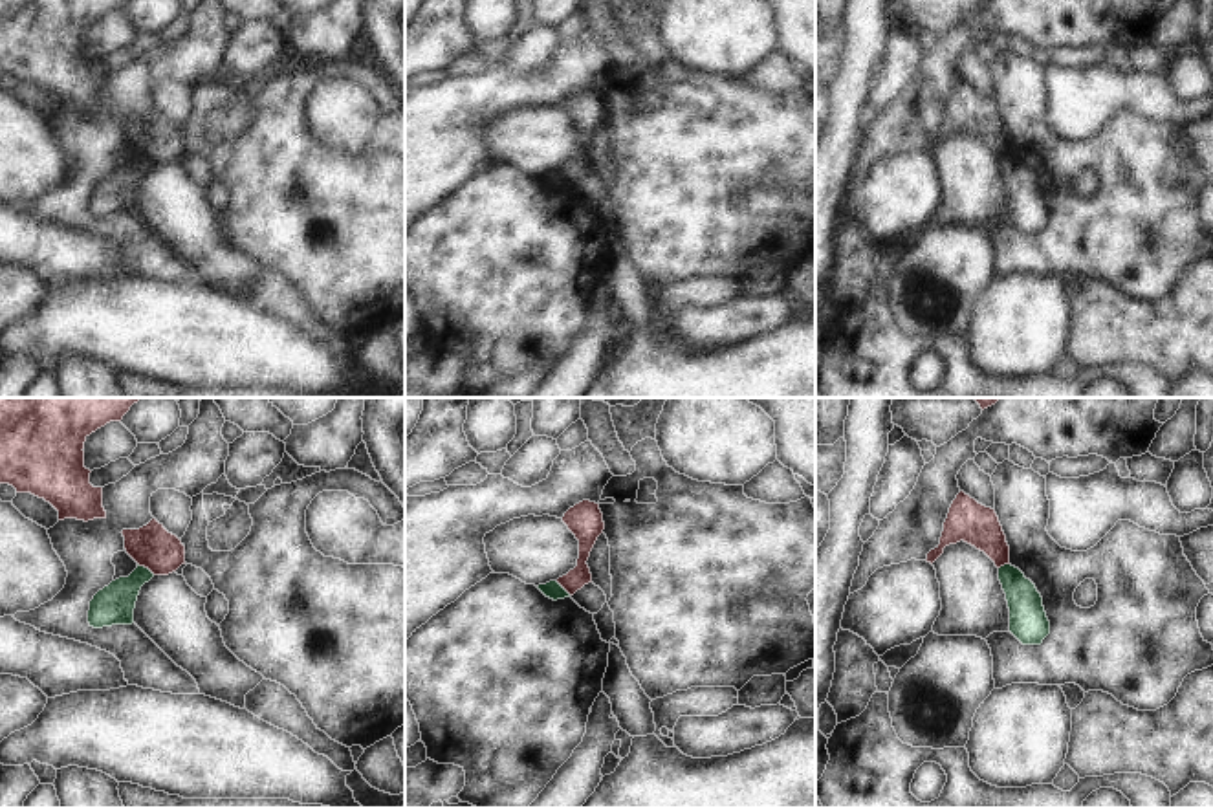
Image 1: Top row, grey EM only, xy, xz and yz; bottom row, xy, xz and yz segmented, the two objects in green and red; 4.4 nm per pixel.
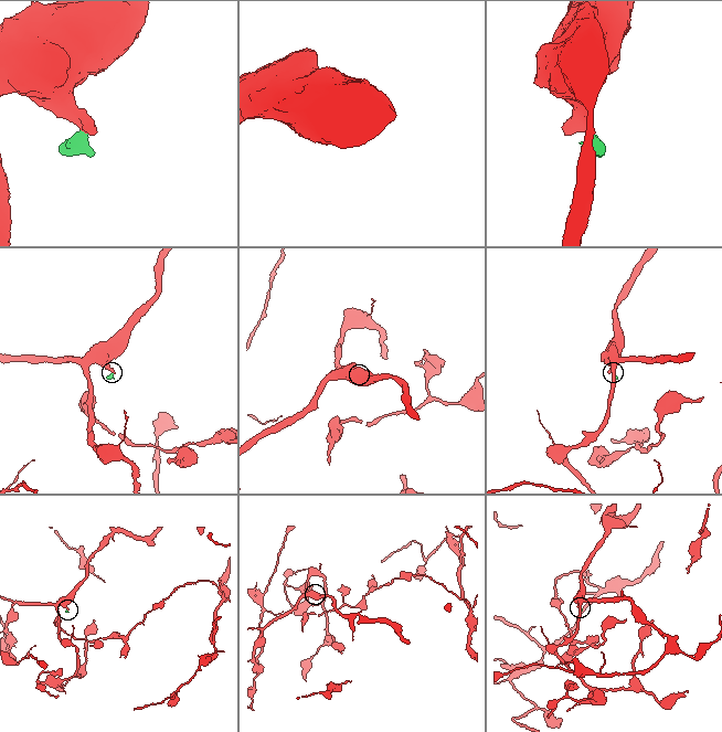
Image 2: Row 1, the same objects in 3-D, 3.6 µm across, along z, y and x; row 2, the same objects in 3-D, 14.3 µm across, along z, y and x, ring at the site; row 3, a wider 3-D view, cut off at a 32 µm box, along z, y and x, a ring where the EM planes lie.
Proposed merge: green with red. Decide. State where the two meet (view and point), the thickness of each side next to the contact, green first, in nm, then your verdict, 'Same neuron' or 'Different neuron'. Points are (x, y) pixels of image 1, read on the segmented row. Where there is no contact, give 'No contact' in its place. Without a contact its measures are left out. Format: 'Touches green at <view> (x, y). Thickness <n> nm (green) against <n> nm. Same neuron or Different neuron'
Touches green at xy (147, 568). Thickness 180 nm (green) against 190 nm. Different neuron

